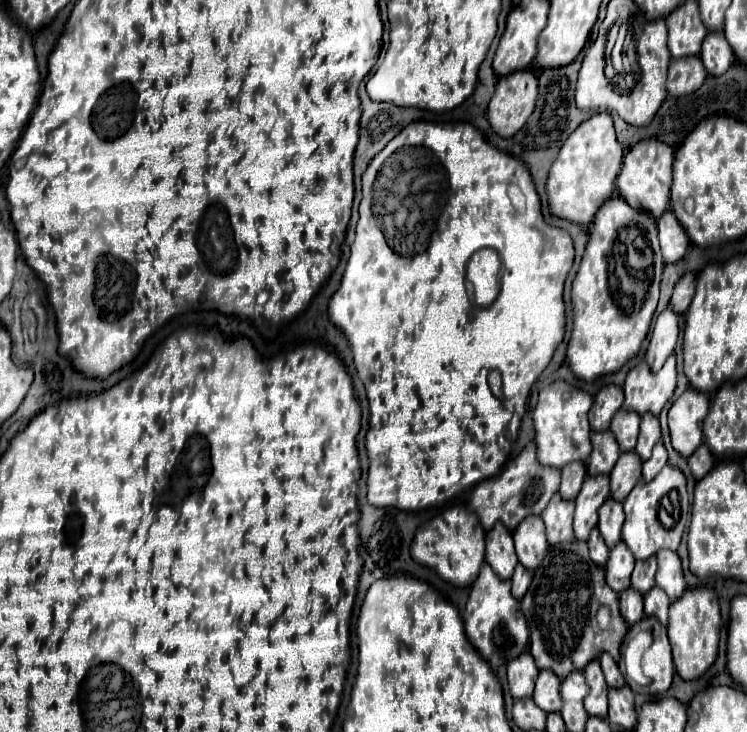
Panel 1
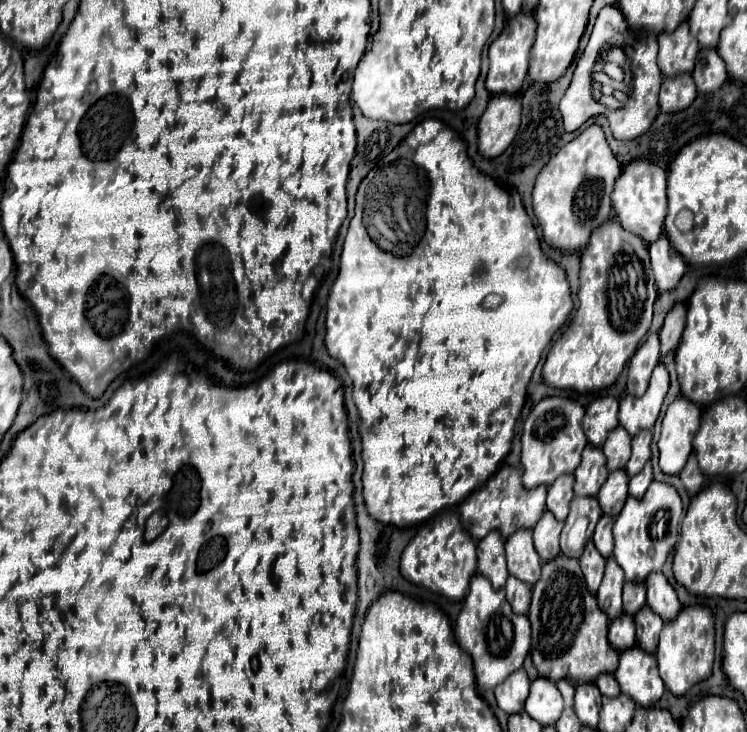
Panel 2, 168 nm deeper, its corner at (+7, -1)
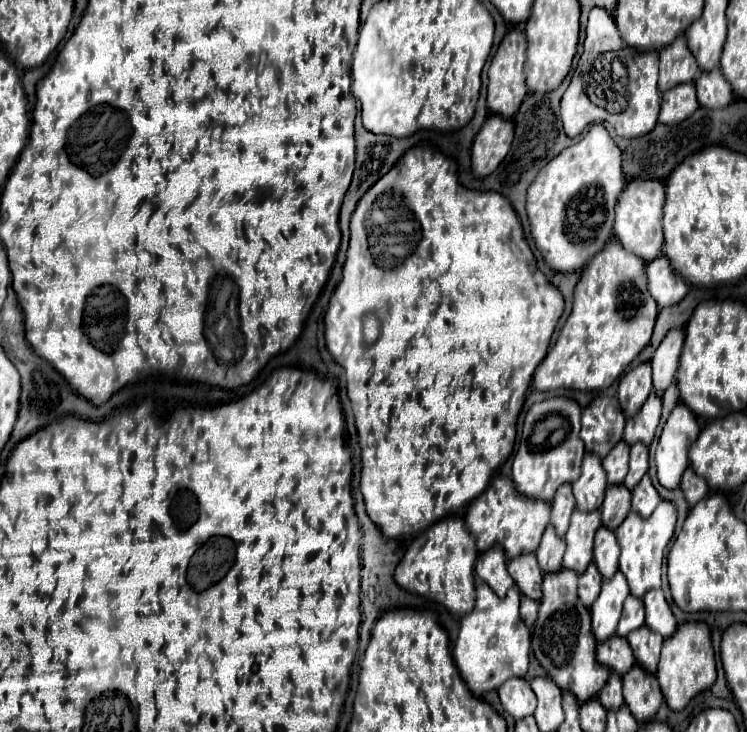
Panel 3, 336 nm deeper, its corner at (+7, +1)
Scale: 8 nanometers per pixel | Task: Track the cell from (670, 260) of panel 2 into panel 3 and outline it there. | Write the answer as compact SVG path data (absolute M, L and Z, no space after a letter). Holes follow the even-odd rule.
M664 255L646 265L646 281L648 291L656 299L660 309L680 303L688 293L688 283L682 277L676 277L672 269L668 269L668 261L664 261Z

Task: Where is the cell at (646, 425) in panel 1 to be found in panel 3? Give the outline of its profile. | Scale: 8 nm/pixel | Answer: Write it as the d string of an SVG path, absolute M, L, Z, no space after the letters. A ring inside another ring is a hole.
M636 443L630 449L630 471L624 485L632 491L638 485L638 481L646 475L646 471L648 471L648 447L642 443Z

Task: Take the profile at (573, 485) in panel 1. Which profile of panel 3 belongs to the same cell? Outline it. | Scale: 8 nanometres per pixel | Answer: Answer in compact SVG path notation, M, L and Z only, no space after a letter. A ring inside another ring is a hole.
M562 485L556 491L556 497L552 501L552 519L550 525L554 527L558 537L564 537L568 531L568 523L570 523L570 515L574 511L574 495L572 495L572 487L570 485Z

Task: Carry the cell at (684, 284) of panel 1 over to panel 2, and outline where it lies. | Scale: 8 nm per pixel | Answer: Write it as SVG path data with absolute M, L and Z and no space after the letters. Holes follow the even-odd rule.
M676 303L668 311L668 315L664 319L664 325L662 325L662 331L660 331L662 355L676 349L676 345L680 343L684 327L686 327L686 305L684 303Z

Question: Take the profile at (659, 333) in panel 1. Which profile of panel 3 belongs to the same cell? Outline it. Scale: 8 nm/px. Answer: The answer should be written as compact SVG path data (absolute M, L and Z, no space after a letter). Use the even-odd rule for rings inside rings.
M648 363L630 369L618 383L618 401L626 419L634 417L652 393L652 369Z

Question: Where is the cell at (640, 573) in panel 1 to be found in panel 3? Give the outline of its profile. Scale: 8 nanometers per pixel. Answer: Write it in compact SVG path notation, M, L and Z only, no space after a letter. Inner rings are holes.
M628 595L624 601L620 623L618 623L618 635L628 637L630 631L634 631L642 625L644 625L644 603L642 603L642 599Z

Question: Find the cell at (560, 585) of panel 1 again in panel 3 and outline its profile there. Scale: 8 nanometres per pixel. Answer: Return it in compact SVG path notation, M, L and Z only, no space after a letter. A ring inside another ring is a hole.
M570 569L544 575L544 597L540 601L538 621L532 627L532 651L548 677L552 677L562 691L570 691L578 703L586 703L602 691L610 671L596 663L596 639L590 631L590 611L578 601L576 581L578 573Z

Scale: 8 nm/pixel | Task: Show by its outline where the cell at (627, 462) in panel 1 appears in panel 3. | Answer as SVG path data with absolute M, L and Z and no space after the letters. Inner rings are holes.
M608 485L600 513L602 525L616 531L630 513L630 491L624 485Z

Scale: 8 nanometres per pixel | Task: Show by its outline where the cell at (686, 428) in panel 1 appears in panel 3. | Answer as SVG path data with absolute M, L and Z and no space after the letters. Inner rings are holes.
M676 405L668 417L658 447L656 447L656 467L658 481L666 489L676 489L680 485L682 473L688 469L688 449L700 433L698 421L684 405Z

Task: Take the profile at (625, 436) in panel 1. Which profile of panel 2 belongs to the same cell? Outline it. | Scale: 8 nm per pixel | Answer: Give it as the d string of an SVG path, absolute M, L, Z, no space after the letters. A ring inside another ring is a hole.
M616 427L608 433L606 443L602 445L602 451L608 459L608 471L624 469L630 459L630 433L624 427Z

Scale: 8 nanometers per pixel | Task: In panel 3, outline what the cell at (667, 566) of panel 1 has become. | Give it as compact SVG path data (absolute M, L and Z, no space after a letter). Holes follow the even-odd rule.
M650 589L642 597L642 601L644 601L644 607L646 607L646 619L644 619L646 627L650 631L660 633L664 639L672 637L678 623L676 623L674 615L672 615L672 609L670 609L662 589Z

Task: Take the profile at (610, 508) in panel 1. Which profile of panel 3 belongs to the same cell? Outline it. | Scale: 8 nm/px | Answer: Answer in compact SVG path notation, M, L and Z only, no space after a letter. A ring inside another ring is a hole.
M600 527L594 543L594 563L602 579L610 579L618 571L618 555L620 555L620 547L614 531Z

